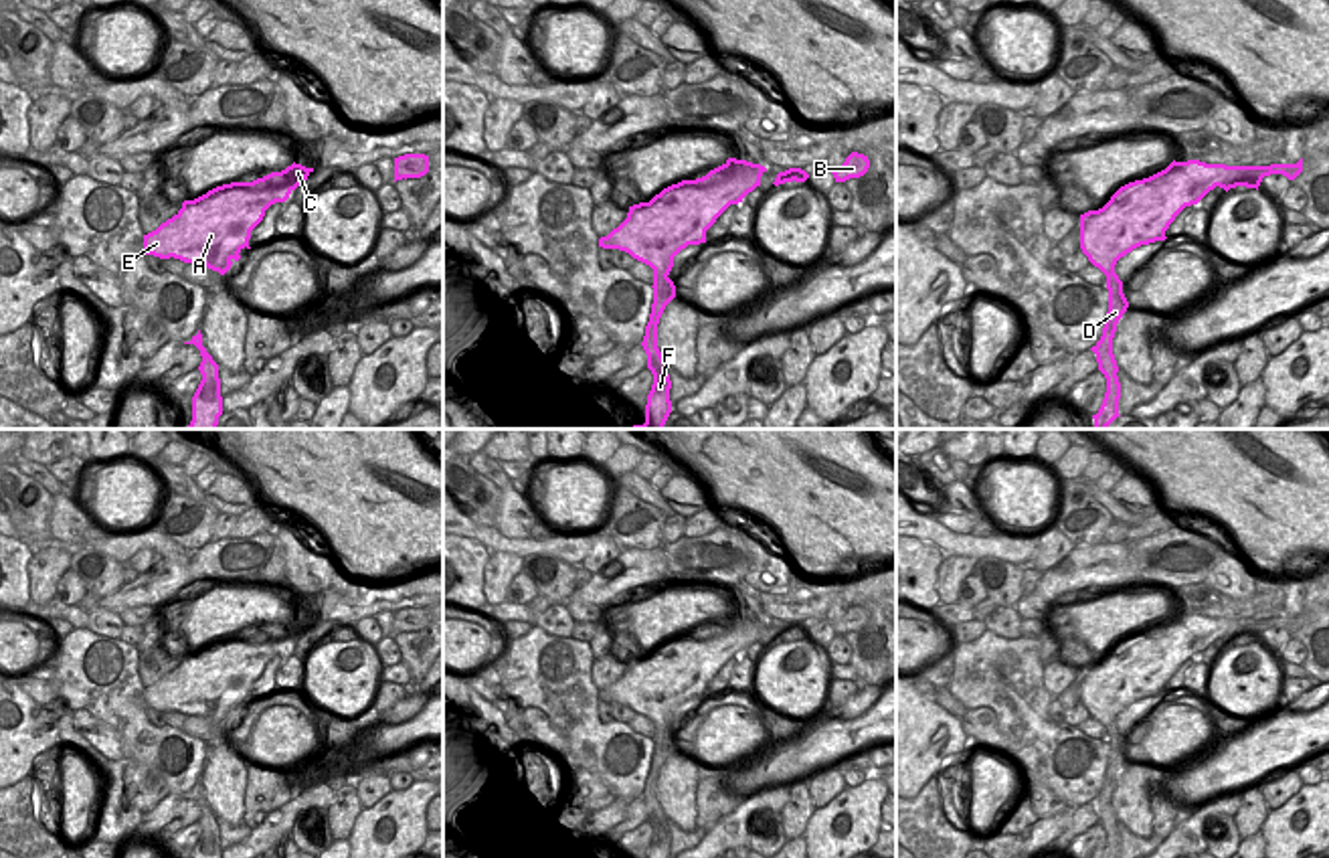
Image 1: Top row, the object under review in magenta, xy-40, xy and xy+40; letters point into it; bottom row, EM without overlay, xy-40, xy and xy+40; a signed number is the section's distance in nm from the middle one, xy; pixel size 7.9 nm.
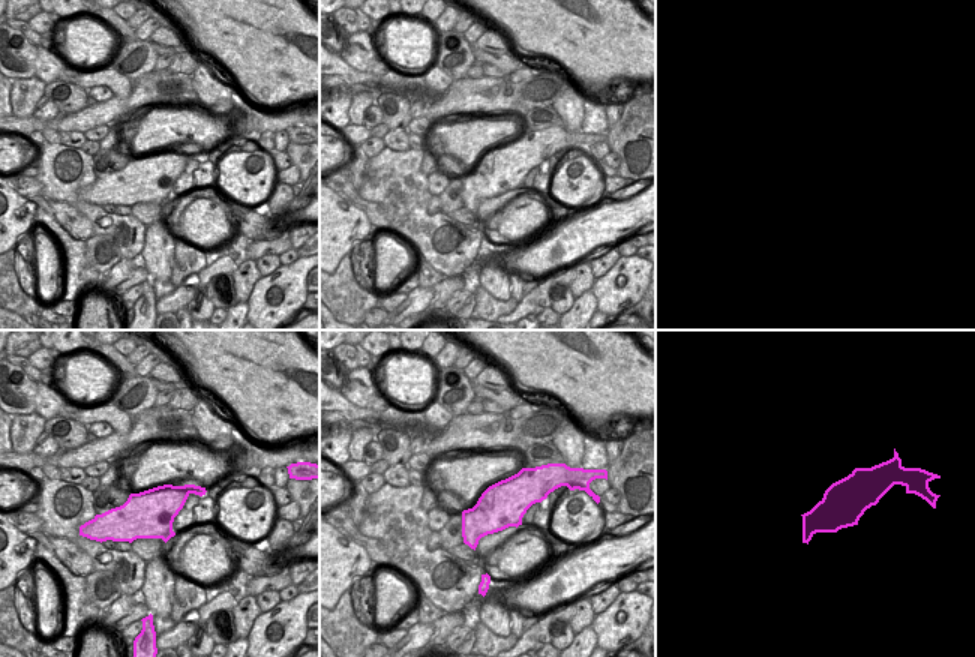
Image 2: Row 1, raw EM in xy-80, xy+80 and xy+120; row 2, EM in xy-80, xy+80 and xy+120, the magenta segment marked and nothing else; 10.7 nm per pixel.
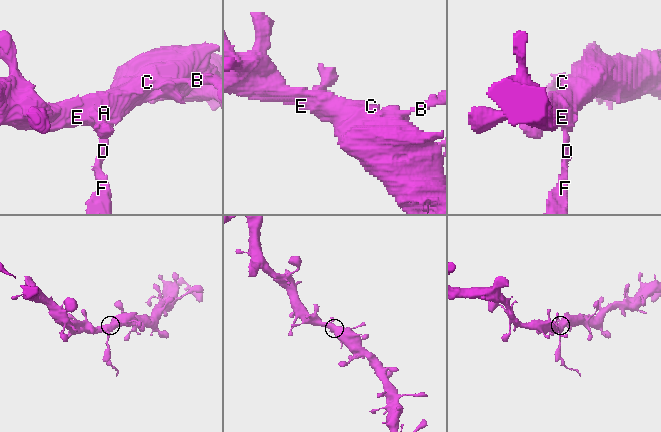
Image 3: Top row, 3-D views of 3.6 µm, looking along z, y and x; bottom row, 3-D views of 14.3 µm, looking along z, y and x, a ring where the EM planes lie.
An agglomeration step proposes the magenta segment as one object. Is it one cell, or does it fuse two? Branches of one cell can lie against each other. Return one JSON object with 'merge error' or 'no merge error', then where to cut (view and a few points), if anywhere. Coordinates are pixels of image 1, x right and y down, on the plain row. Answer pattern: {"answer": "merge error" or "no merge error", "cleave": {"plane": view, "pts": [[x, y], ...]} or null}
{"answer": "merge error", "cleave": {"plane": "xy", "pts": [[654, 741], [674, 745]]}}

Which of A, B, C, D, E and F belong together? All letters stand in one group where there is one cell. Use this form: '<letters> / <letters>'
A B C E / D F

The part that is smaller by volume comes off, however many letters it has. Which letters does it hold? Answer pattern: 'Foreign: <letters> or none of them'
Foreign: D, F

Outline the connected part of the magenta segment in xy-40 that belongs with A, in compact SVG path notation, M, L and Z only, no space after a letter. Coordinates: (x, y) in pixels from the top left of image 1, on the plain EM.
M291 617L253 635L231 635L206 648L184 654L182 662L144 688L146 708L202 716L225 728L241 704L249 700L251 684L263 674L265 664L285 656L307 633L314 621Z

